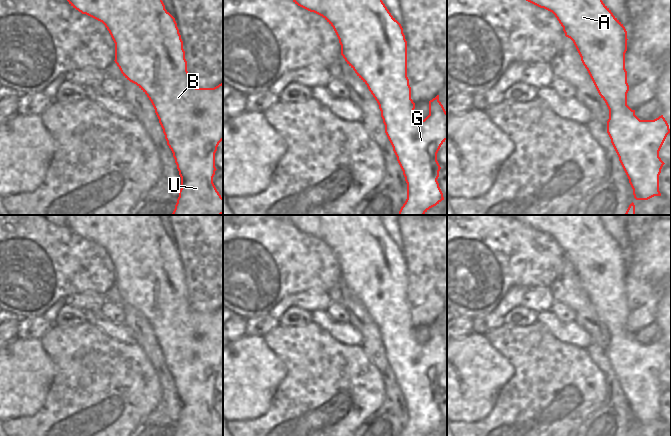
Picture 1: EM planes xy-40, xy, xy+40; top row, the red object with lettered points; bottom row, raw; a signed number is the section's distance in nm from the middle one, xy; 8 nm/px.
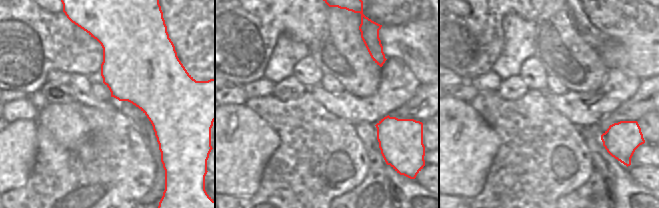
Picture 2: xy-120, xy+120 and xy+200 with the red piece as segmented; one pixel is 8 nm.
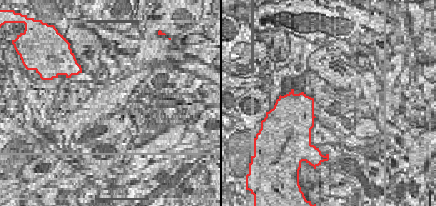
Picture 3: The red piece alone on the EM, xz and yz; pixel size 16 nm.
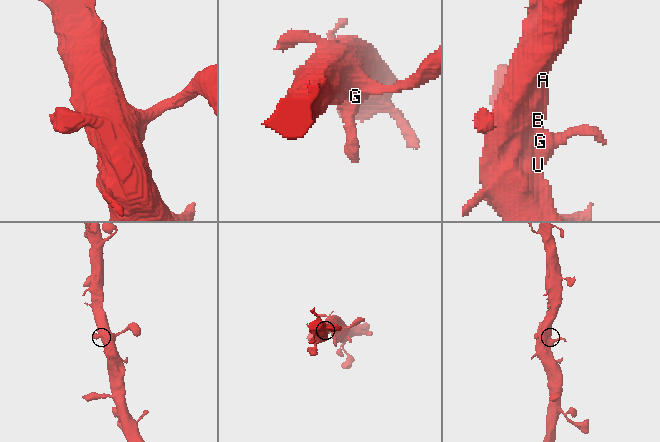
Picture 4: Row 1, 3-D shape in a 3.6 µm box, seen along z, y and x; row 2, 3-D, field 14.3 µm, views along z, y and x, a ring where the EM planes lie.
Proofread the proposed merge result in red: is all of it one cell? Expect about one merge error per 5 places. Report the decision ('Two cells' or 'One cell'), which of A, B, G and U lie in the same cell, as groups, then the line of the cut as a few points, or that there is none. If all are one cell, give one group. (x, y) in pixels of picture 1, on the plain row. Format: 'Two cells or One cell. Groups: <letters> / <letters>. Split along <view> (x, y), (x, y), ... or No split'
One cell. Groups: A B G U. No split

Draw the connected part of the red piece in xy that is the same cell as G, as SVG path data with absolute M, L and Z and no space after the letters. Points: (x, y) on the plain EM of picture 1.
M287 215L287 218L295 228L322 240L333 251L341 269L341 279L377 325L385 357L407 407L407 423L399 436L427 436L439 428L444 421L437 405L441 393L437 377L447 364L447 336L437 319L429 325L429 339L424 344L415 339L407 301L407 265L401 248L391 239L379 215Z

